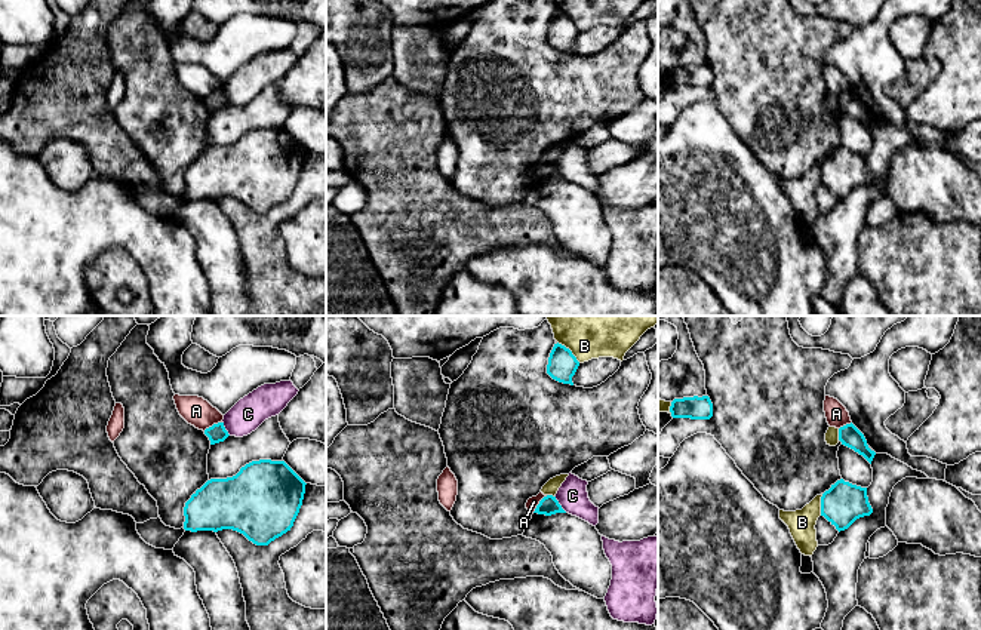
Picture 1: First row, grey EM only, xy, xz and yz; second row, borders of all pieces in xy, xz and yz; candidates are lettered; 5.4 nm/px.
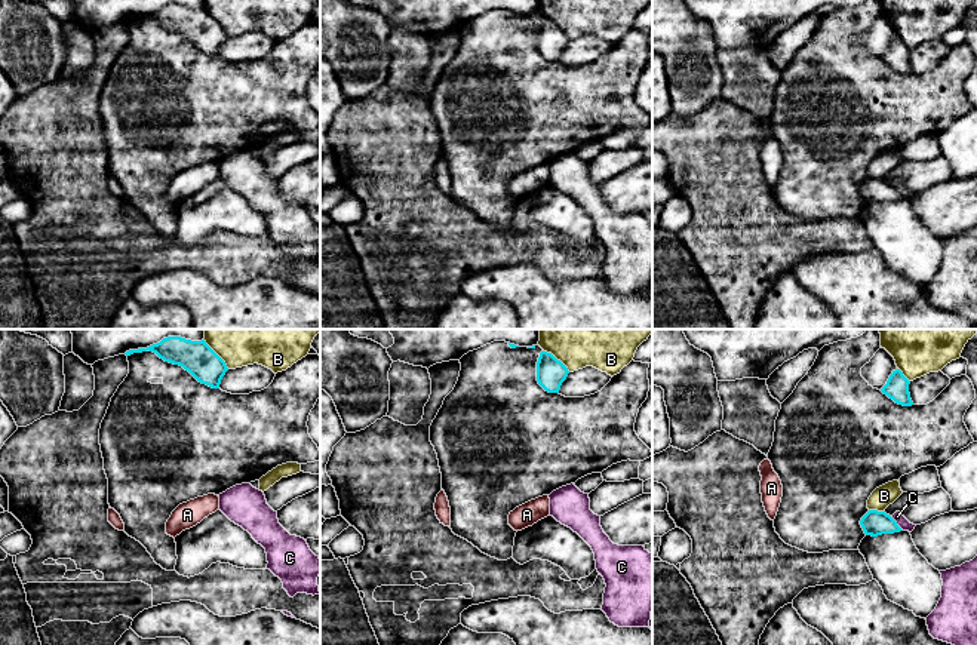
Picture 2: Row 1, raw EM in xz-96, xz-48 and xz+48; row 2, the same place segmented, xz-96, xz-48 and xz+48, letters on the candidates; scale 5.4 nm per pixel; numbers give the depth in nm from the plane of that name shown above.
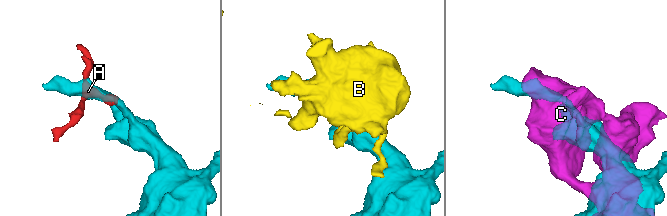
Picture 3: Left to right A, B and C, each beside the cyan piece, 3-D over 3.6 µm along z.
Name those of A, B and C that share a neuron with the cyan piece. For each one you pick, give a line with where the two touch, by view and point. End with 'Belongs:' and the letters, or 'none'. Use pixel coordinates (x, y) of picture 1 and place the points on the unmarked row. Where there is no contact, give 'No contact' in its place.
Belongs: none

